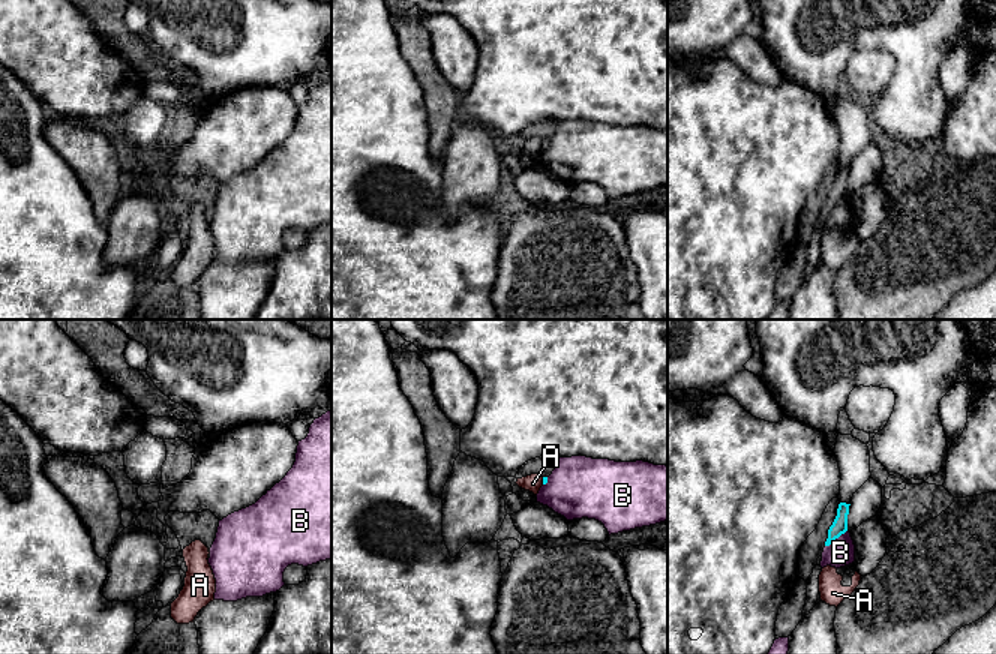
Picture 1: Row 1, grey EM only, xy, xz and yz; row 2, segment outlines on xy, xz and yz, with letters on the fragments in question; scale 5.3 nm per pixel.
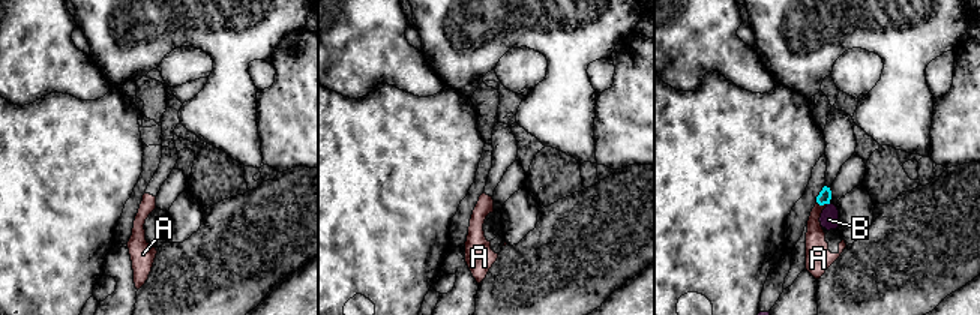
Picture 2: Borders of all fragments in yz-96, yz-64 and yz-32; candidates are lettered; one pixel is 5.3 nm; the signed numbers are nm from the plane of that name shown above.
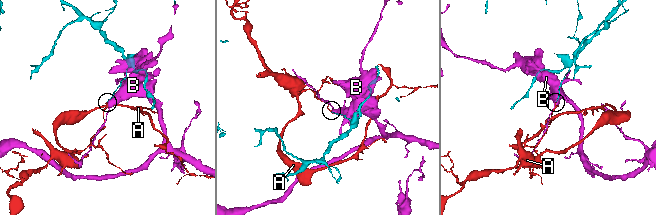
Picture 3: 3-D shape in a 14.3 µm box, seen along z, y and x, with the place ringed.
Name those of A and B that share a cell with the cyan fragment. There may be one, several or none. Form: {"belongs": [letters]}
{"belongs": []}

